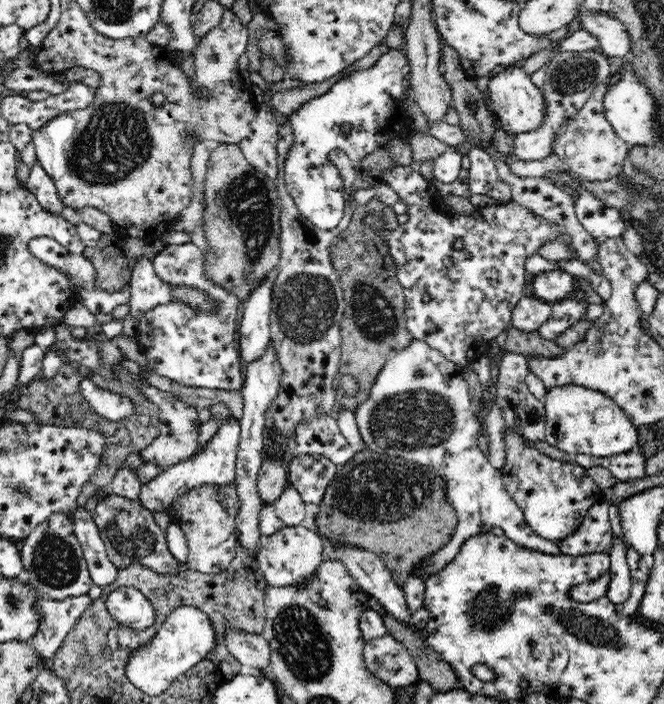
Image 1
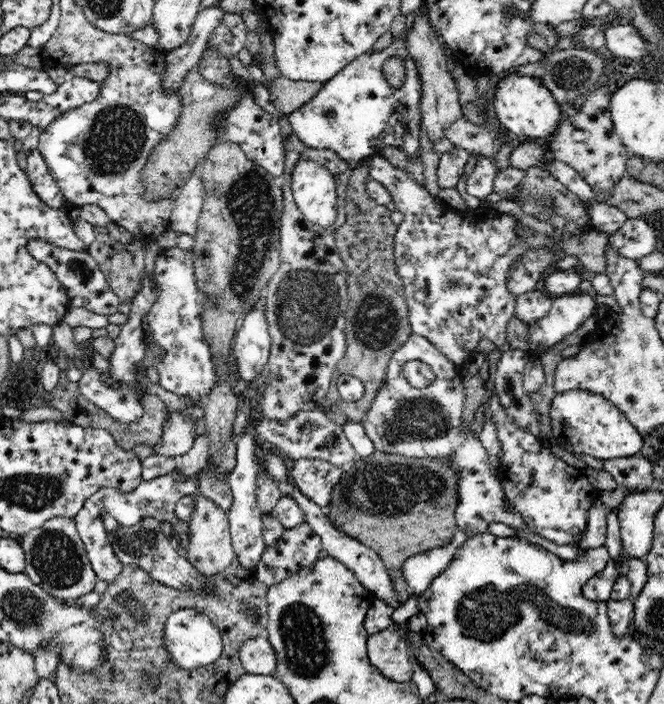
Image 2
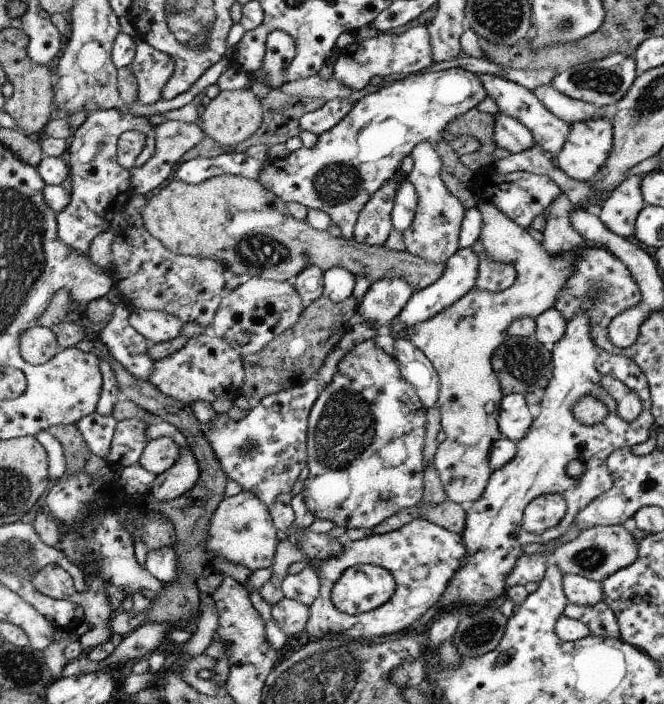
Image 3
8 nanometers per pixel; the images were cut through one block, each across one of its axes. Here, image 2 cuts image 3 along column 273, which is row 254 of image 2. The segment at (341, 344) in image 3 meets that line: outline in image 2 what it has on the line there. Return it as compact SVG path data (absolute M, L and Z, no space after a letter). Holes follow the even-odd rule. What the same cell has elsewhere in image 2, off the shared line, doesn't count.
M380 154L367 159L365 166L370 178L377 180L388 190L395 208L402 212L403 221L394 236L394 256L397 273L404 284L409 324L412 333L426 338L446 359L459 368L466 366L469 356L476 352L482 339L496 345L498 352L510 350L507 341L508 324L515 315L516 297L507 290L510 264L525 253L525 237L520 236L520 222L512 215L501 213L491 206L482 205L464 212L446 209L432 197L424 185L410 178L407 171L392 166Z

